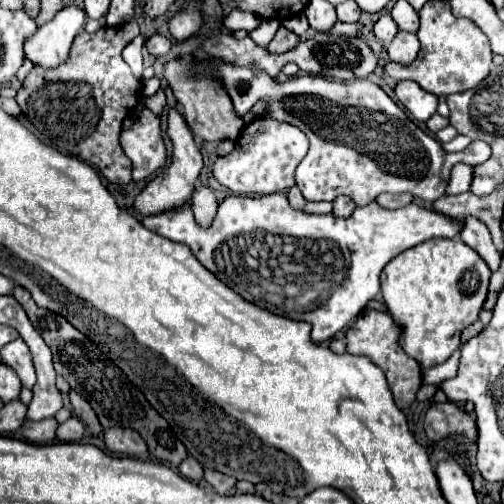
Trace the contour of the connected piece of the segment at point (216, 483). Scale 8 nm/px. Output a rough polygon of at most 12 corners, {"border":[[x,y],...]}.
{"border":[[205,470],[205,480],[219,494],[235,488],[225,474]]}

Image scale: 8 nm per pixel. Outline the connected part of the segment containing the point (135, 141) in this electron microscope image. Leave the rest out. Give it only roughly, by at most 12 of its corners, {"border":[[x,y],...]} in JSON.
{"border":[[143,108],[123,130],[133,182],[157,172],[167,158],[161,120]]}

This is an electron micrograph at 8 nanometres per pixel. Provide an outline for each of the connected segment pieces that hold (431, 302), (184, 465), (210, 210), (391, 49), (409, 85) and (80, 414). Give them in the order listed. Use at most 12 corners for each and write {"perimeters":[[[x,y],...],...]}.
{"perimeters":[[[435,238],[381,272],[401,348],[445,362],[477,320],[491,270]],[[193,456],[179,464],[187,480],[199,482],[203,478],[203,468]],[[199,184],[191,199],[195,222],[211,226],[217,212],[214,191]],[[397,32],[387,44],[393,62],[411,64],[419,52],[415,34]],[[417,82],[395,88],[399,102],[421,122],[437,110],[437,98]],[[71,390],[71,404],[75,416],[83,420],[93,436],[101,428],[93,408],[75,390]]]}

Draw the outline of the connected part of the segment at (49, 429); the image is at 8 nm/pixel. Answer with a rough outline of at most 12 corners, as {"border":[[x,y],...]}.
{"border":[[25,420],[23,436],[33,444],[55,440],[57,420]]}

